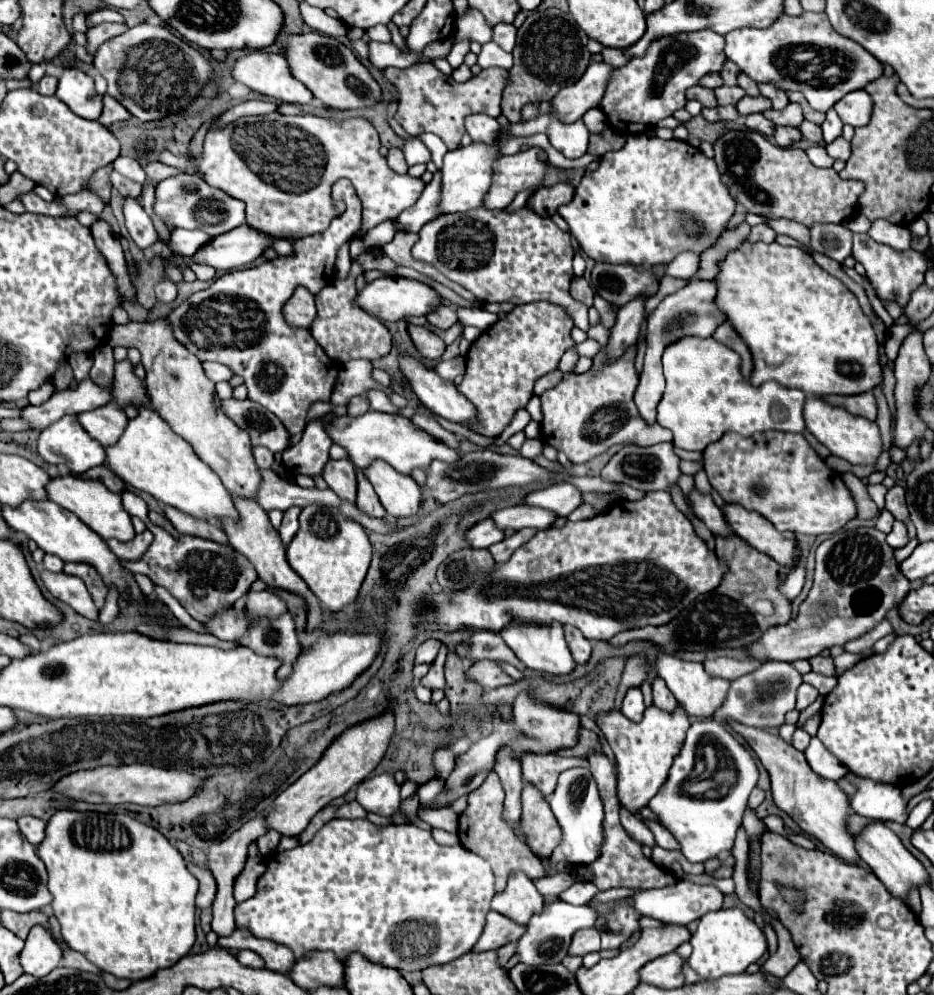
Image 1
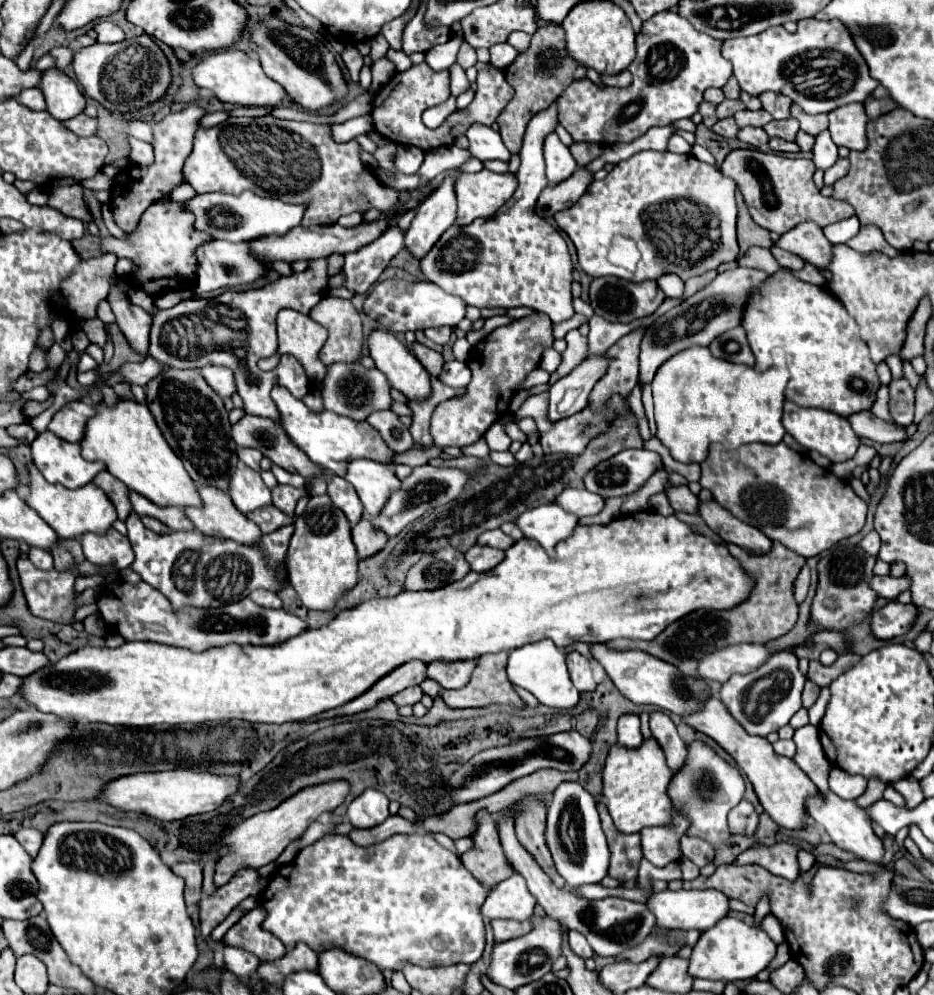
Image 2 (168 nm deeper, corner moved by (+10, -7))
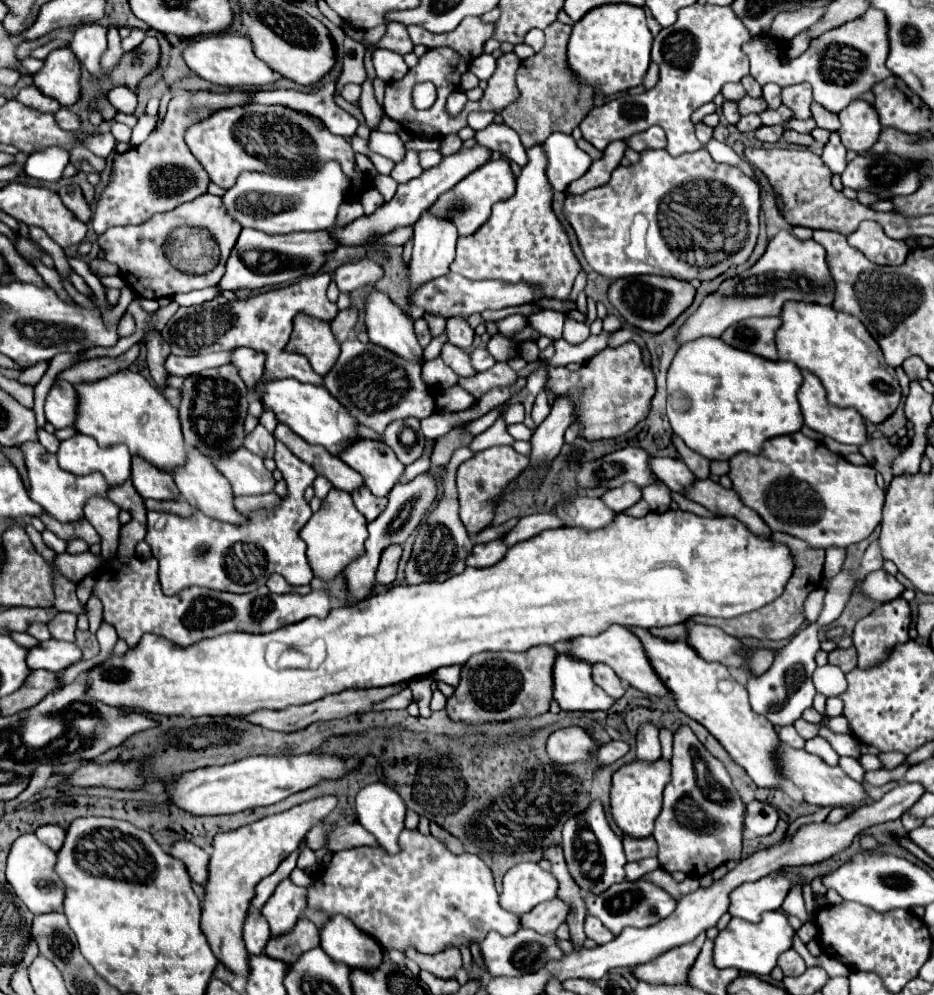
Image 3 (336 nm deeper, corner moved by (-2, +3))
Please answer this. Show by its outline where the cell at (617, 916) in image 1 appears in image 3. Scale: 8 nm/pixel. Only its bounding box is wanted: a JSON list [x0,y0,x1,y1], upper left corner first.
[584,878,676,936]

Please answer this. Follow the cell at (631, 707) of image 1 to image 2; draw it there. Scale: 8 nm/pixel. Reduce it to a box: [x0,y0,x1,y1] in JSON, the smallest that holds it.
[618,714,642,748]

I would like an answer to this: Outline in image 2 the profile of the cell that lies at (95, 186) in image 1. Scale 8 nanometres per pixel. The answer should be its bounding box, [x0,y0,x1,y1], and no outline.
[48,184,94,224]

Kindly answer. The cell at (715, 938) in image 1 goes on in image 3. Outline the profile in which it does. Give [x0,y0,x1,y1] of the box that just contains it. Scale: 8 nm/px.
[714,910,796,976]

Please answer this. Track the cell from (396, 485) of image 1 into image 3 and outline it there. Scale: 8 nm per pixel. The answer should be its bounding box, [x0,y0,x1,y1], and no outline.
[338,438,404,496]

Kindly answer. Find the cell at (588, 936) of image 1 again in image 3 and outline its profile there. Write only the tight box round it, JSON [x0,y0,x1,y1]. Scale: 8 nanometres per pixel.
[584,916,614,944]

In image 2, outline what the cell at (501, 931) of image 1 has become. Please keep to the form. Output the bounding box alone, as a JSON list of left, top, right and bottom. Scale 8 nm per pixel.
[490,920,530,942]

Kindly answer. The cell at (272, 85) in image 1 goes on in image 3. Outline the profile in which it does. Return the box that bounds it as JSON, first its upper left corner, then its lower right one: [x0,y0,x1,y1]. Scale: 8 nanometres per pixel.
[182,34,278,88]

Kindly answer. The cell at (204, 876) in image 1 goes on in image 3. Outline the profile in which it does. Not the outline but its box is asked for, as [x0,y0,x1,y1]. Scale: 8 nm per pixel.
[168,840,210,886]

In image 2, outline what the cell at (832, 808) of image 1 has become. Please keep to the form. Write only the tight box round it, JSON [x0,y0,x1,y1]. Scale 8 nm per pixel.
[684,698,818,830]

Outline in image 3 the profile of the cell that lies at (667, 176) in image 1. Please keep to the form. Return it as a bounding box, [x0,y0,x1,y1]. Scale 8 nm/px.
[562,148,760,280]

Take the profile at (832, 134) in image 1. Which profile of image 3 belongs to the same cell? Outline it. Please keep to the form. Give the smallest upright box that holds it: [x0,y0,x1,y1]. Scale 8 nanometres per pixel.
[822,132,846,174]

